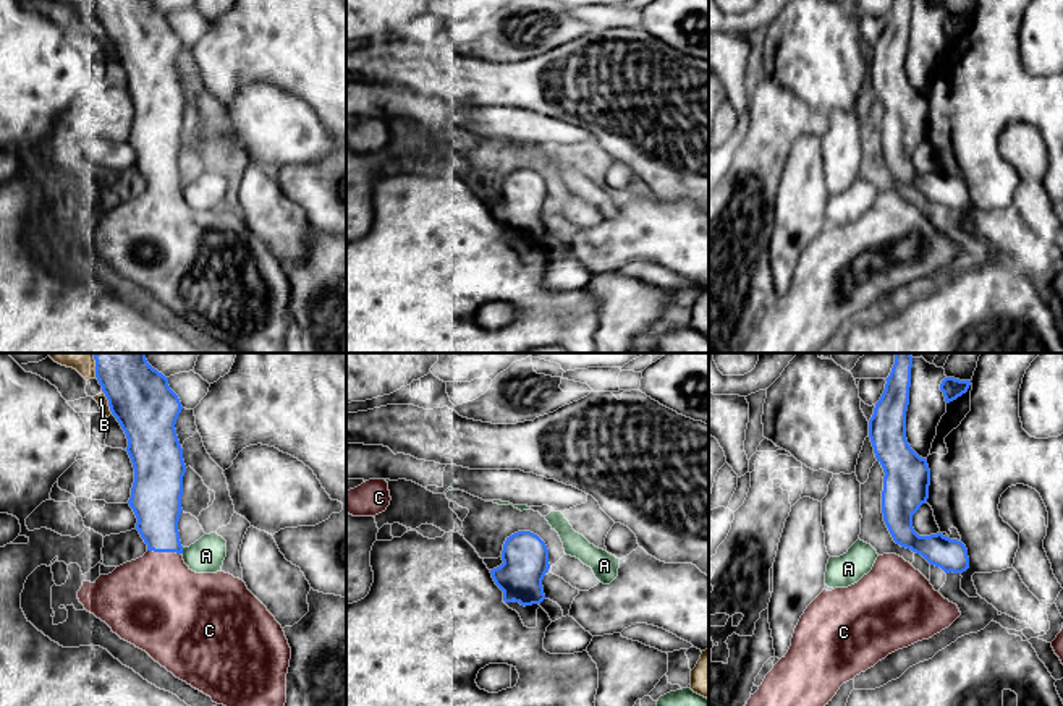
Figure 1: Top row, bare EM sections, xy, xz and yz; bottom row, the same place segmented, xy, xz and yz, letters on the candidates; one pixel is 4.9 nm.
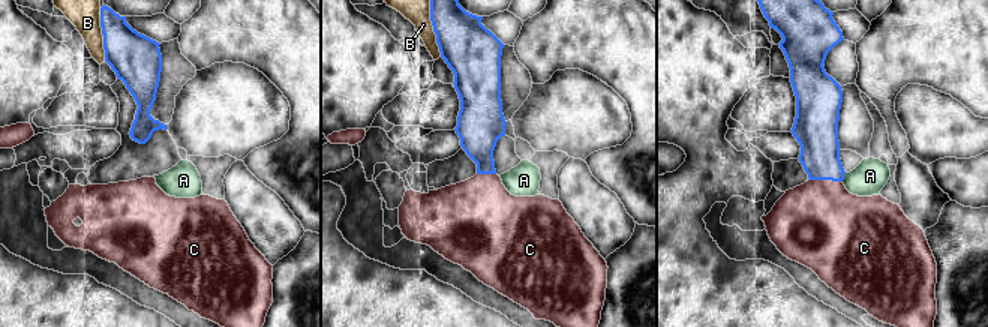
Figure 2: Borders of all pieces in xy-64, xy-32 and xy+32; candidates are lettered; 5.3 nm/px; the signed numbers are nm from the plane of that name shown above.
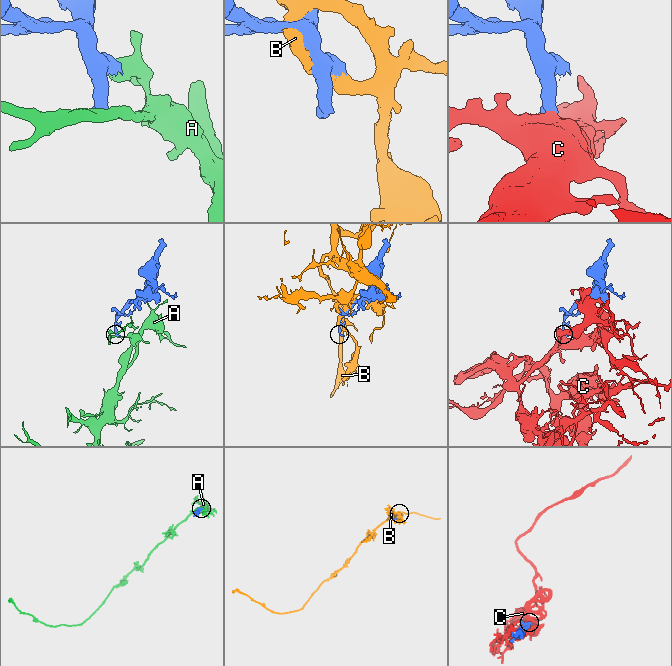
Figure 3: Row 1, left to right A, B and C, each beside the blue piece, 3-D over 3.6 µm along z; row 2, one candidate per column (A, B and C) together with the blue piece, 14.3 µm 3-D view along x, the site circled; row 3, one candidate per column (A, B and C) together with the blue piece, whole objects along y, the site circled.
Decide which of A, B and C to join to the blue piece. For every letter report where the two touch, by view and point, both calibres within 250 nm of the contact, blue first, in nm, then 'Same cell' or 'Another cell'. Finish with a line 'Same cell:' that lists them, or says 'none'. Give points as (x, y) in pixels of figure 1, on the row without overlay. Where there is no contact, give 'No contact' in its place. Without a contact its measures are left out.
A: Touches blue at xy (182, 188). Thickness 240 nm (blue) against 180 nm. Another cell
B: Touches blue at xy (109, 39). Thickness 320 nm (blue) against 60 nm. Another cell
C: Touches blue at xy (164, 188). Thickness 240 nm (blue) against 460 nm. Same cell
Same cell: C

